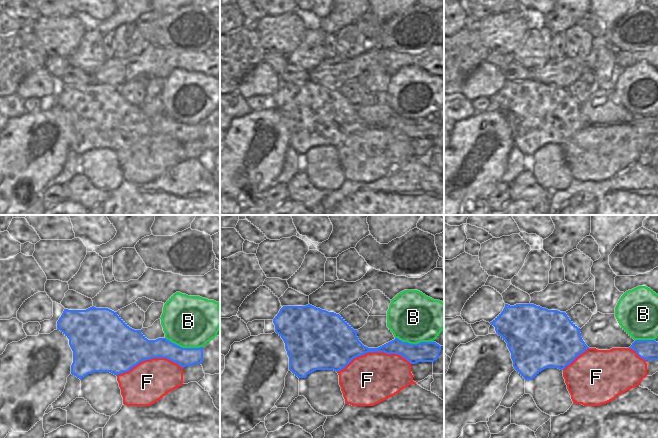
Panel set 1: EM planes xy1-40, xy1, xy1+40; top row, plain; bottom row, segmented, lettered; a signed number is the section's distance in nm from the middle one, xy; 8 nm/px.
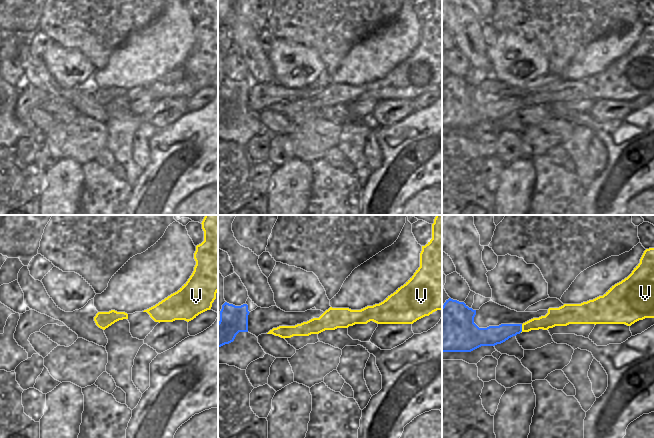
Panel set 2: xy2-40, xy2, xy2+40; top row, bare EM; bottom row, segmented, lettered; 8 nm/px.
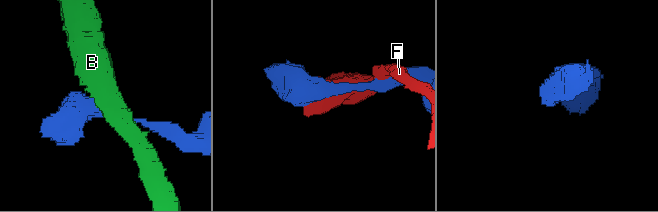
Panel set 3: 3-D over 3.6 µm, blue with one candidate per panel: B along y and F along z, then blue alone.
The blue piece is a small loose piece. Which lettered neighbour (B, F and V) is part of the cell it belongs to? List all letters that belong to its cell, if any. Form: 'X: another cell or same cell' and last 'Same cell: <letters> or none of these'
B: another cell
F: another cell
V: same cell
Same cell: V

